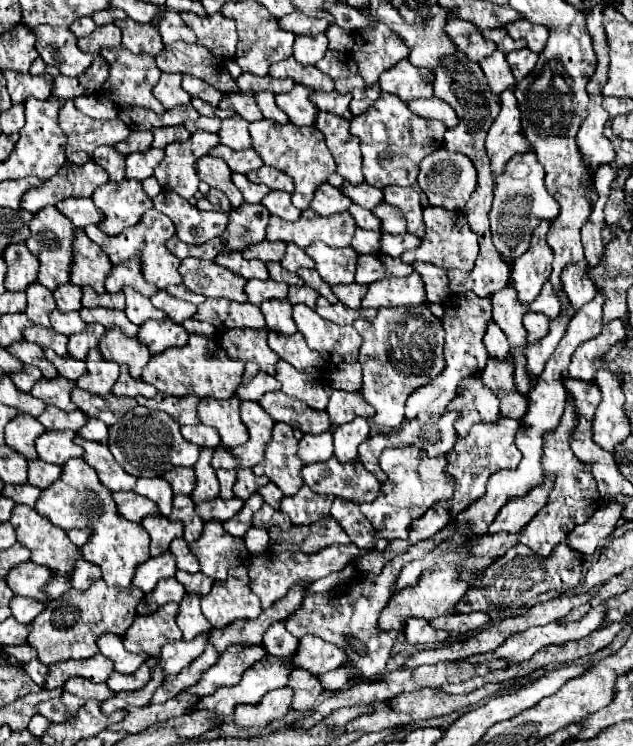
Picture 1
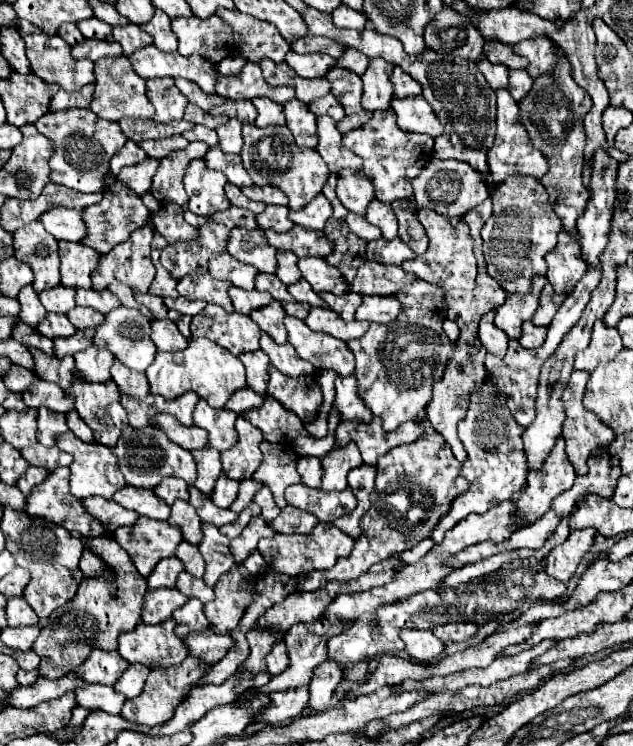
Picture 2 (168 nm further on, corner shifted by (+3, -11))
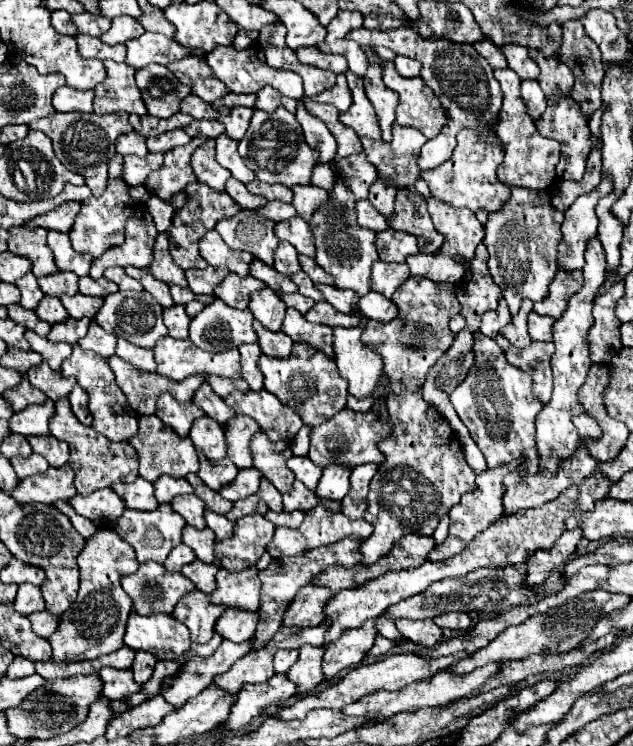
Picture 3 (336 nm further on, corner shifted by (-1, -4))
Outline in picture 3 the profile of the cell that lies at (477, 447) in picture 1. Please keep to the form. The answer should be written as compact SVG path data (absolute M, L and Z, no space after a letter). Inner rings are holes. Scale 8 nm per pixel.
M478 330L474 332L472 350L476 364L470 368L466 380L450 396L454 410L470 430L470 436L482 450L488 466L504 464L514 460L516 456L524 456L522 468L528 468L528 472L536 472L540 456L536 452L534 420L542 408L542 402L532 392L532 378L520 368L512 366L506 360L502 348Z

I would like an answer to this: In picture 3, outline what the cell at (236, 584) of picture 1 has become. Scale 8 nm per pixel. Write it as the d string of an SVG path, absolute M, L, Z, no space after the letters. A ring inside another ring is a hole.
M248 568L244 572L228 572L220 570L216 576L216 590L210 594L212 604L224 604L228 608L244 608L258 610L260 606L260 580L258 570Z

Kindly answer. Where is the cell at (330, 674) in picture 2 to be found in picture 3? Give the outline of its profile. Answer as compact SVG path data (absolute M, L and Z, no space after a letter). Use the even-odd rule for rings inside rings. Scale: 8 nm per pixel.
M376 618L366 620L356 630L344 630L342 636L328 644L322 670L326 680L332 680L336 674L340 674L346 668L352 668L362 662L366 652L372 648L376 638Z

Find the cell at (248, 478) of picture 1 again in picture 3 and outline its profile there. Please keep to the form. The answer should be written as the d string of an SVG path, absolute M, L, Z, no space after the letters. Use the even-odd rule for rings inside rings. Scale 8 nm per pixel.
M246 468L246 470L240 470L236 480L232 480L230 484L226 484L220 494L226 498L226 500L238 500L238 498L246 498L246 496L252 496L256 494L256 488L260 484L260 472L256 472L256 468Z

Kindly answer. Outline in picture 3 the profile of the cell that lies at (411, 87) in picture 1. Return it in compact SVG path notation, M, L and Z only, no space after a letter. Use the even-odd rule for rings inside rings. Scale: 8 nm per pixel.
M396 56L394 64L396 64L396 70L400 72L400 76L404 76L404 78L418 76L420 68L422 68L422 64L418 60L412 60L412 58L406 58L406 56Z

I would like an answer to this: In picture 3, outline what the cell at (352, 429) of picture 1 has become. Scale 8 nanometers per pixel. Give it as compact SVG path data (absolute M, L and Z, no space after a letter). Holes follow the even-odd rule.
M324 468L318 488L314 490L318 496L328 496L332 500L342 500L350 490L350 468Z

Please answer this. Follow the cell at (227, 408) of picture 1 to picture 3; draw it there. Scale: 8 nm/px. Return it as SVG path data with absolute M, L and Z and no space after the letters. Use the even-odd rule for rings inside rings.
M202 382L202 386L194 392L192 402L198 404L208 416L220 420L220 424L226 424L226 420L236 414L236 412L232 412L232 408L228 408L224 404L224 400L210 388L208 382Z

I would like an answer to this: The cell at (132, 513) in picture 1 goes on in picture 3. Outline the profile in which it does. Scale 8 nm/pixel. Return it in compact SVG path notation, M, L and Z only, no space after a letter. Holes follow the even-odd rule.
M96 490L88 496L76 494L74 498L68 500L68 504L84 518L92 520L98 528L110 526L120 518L120 512L124 512L124 502L110 490Z

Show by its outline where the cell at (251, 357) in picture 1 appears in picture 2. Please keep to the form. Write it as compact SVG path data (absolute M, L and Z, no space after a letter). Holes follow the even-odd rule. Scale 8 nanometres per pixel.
M258 349L258 351L246 351L238 357L244 367L246 367L246 377L248 377L248 387L260 395L266 393L266 385L268 385L268 365L270 359L268 355Z

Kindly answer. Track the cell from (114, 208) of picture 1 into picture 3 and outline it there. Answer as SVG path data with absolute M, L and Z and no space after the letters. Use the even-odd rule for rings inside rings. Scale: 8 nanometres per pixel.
M116 154L114 160L110 160L110 170L108 170L108 186L106 192L100 198L90 196L88 200L82 202L82 210L76 216L76 222L70 230L70 242L72 248L78 254L90 254L92 258L98 258L100 254L104 254L108 248L122 244L124 242L124 220L128 220L128 216L132 214L132 208L136 204L136 200L130 198L128 194L128 184L124 184L124 180L118 176L120 172L120 164L122 164L122 156Z

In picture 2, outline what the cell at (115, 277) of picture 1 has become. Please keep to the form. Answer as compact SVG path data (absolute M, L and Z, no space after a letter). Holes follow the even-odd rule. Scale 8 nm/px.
M152 225L148 227L140 227L140 231L134 231L130 235L128 241L120 243L116 249L112 249L108 255L102 255L100 257L100 267L92 273L92 287L96 291L104 291L110 283L118 281L118 283L124 283L128 285L130 289L138 291L138 293L148 293L148 287L154 279L154 265L150 261L150 243L152 243Z

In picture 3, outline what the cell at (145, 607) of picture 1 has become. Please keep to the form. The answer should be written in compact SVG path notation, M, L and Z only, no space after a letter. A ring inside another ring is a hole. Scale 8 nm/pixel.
M158 562L140 564L134 574L120 580L124 592L132 598L134 612L140 616L172 614L176 602L194 590L194 584L180 572L168 572Z

